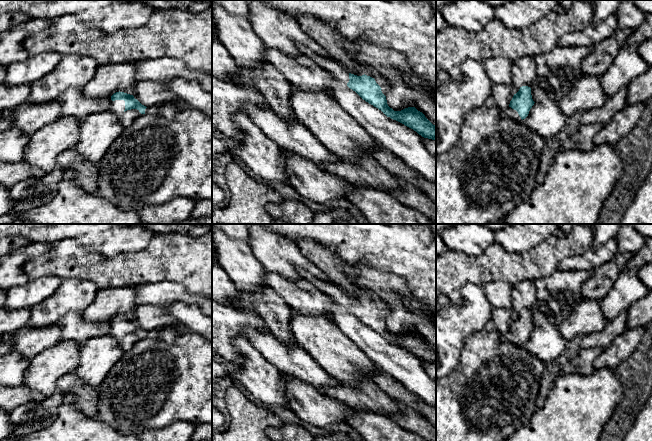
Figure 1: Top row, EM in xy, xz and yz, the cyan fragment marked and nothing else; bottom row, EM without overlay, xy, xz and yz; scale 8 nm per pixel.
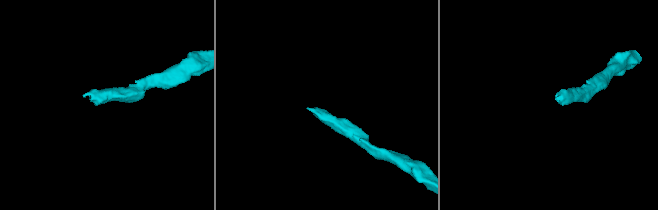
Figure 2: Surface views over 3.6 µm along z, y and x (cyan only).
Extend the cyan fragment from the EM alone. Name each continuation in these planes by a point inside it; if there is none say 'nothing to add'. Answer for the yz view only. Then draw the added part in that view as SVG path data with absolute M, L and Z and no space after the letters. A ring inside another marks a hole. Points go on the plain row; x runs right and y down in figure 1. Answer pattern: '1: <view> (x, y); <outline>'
1: yz (510, 337); M511 331L506 332L505 334L500 335L500 340L503 342L509 342L516 346L521 346L522 343L519 340L518 336Z

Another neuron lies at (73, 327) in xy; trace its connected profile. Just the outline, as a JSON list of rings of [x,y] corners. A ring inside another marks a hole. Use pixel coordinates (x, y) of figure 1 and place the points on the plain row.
[[[70,312],[58,319],[61,340],[83,344],[87,340],[109,334],[112,324],[110,321],[91,323],[84,319],[83,312]]]

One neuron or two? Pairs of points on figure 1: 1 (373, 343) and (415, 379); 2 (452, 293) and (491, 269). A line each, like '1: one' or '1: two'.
1: one
2: one

